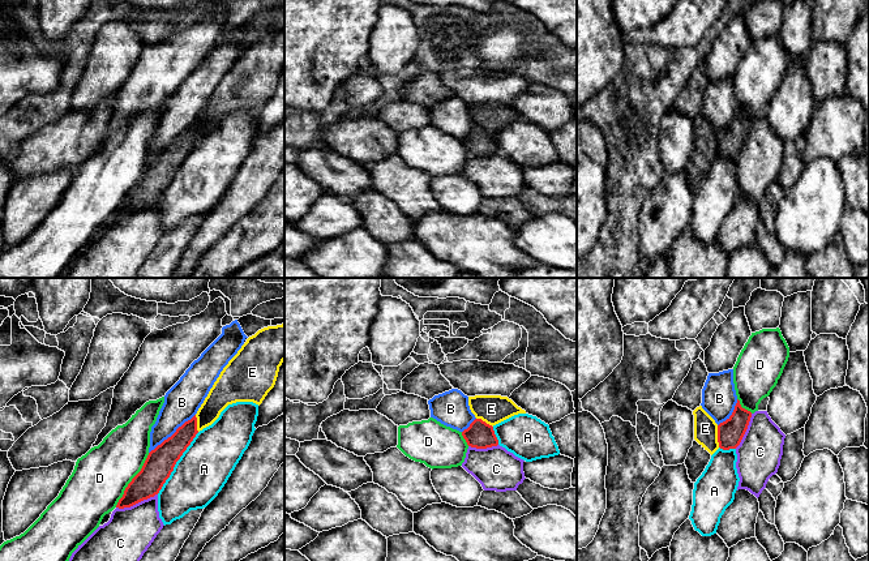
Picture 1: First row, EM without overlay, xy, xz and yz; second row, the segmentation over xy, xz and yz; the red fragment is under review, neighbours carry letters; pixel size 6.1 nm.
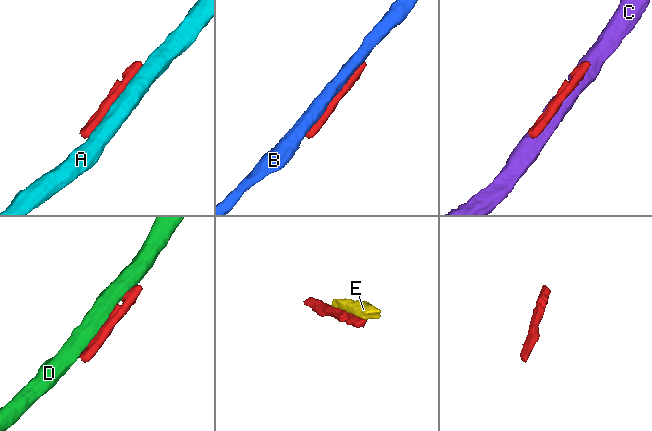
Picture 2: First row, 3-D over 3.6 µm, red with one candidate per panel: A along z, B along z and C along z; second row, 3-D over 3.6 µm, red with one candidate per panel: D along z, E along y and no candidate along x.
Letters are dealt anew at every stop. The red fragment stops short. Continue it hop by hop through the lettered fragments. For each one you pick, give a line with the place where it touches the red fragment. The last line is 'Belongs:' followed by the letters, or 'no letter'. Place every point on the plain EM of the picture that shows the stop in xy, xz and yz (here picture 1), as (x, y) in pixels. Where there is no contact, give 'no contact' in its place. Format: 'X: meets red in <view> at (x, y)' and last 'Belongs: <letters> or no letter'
Belongs: no letter

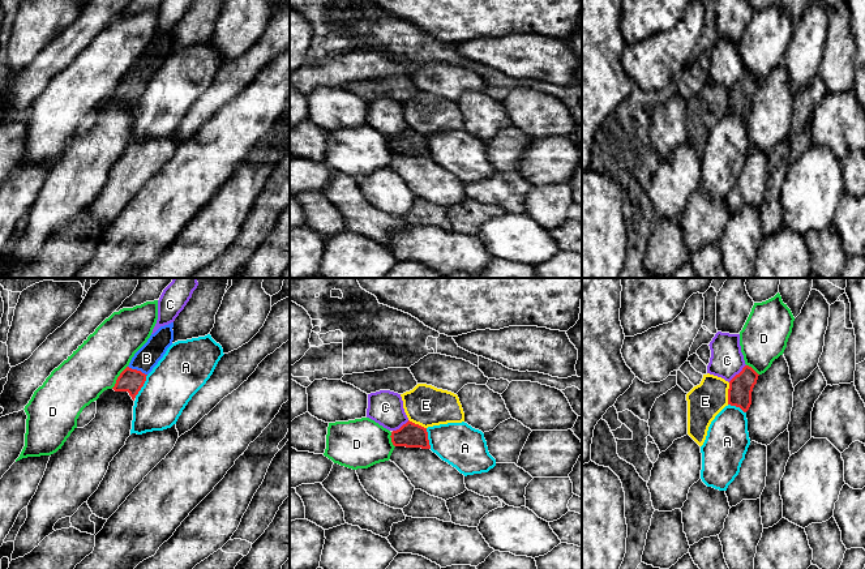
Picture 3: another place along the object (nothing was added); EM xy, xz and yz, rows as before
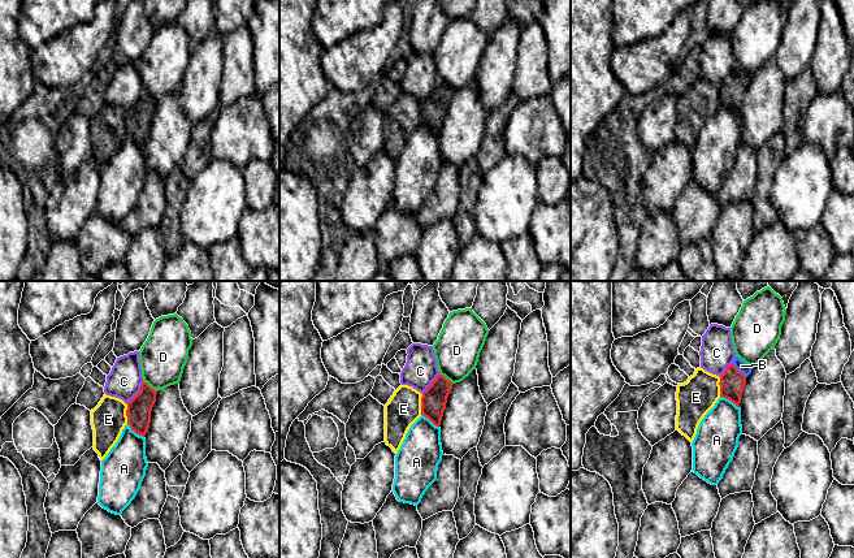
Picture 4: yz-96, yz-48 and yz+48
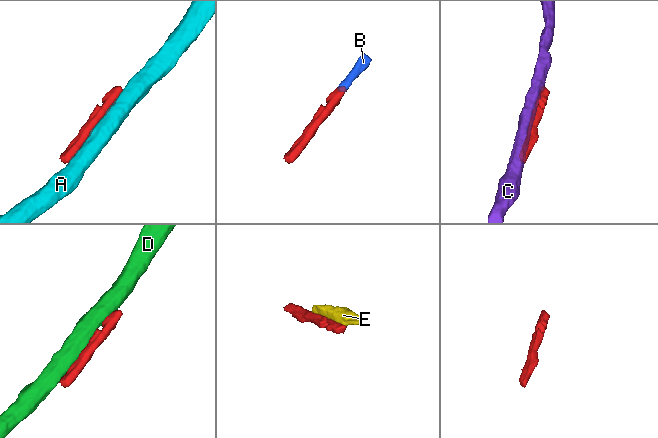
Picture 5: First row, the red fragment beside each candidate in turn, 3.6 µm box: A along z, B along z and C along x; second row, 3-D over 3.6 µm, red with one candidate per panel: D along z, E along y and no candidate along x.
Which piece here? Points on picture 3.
B: meets red in xy at (136, 77)
Belongs: B

